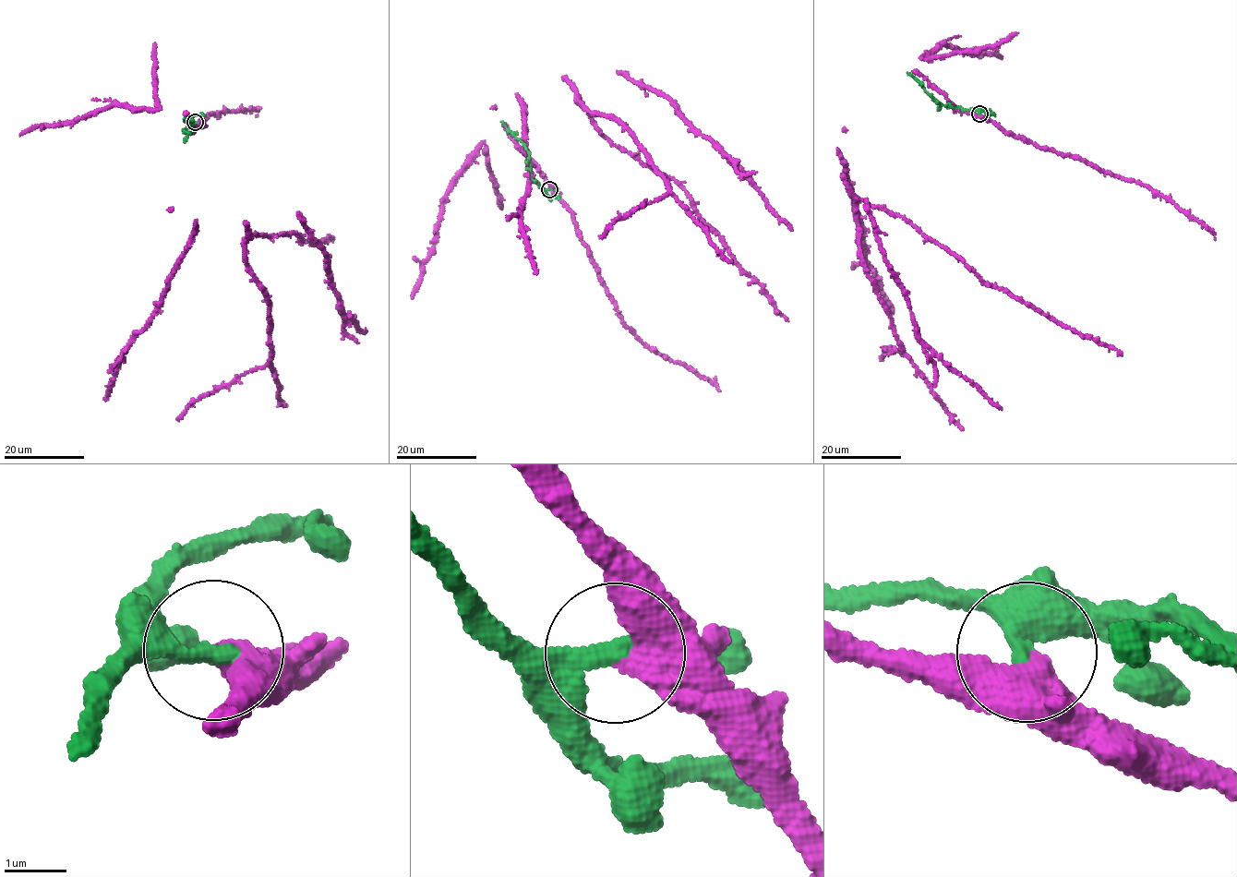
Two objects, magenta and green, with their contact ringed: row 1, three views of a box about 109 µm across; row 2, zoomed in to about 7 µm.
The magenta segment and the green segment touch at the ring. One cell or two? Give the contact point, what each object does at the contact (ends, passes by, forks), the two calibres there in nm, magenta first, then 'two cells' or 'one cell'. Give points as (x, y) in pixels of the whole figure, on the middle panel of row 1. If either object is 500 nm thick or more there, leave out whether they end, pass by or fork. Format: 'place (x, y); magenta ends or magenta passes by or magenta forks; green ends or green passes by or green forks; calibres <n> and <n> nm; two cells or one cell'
place (549, 189); calibres 550 and 360 nm; two cells

